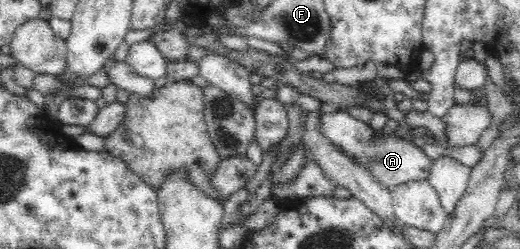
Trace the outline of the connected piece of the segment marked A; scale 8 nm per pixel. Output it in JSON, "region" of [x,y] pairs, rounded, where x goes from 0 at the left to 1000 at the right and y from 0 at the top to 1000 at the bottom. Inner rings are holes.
{"region":[[[650,434],[638,454],[619,454],[608,498],[623,554],[662,598],[692,663],[706,671],[725,727],[750,763],[781,727],[821,719],[827,695],[833,643],[825,639],[812,598],[790,566],[769,562],[758,538],[742,558],[725,558],[729,526],[715,522],[708,498],[685,478],[669,438]]]}

